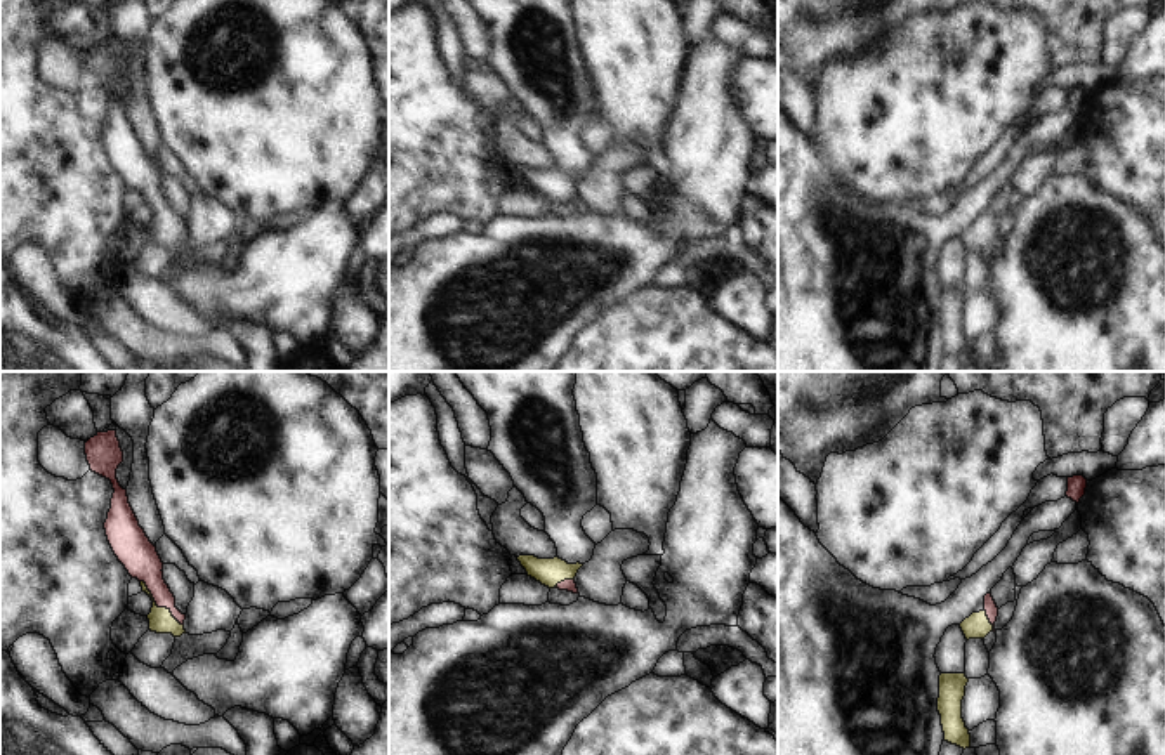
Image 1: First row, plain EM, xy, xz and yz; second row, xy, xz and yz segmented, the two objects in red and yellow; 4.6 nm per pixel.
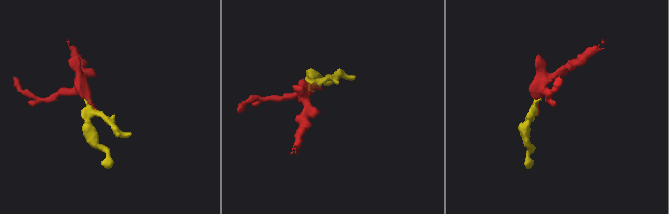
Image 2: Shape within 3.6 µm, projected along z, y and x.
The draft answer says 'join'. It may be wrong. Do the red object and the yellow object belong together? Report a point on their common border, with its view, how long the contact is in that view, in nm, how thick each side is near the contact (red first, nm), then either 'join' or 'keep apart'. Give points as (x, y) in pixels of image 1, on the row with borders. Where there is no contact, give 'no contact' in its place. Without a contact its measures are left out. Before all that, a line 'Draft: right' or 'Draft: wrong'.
Draft: right
meets red in xy at (158, 606); contact 300 nm long; 170 nm thick on the red side, 110 nm on the other; join

